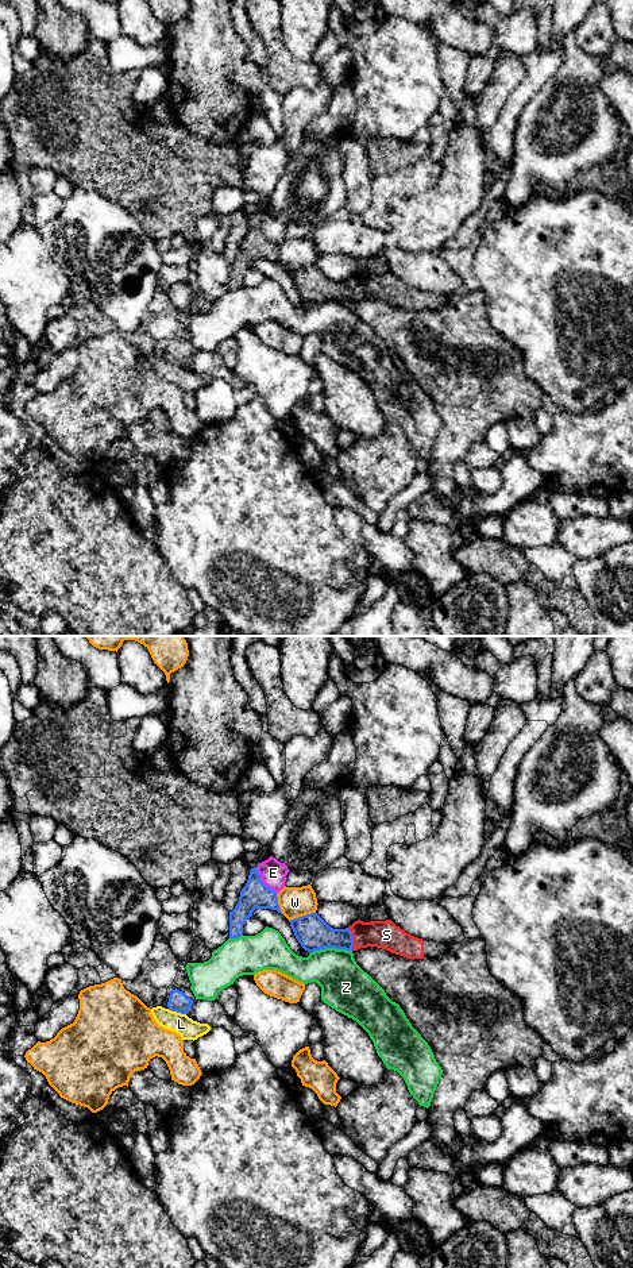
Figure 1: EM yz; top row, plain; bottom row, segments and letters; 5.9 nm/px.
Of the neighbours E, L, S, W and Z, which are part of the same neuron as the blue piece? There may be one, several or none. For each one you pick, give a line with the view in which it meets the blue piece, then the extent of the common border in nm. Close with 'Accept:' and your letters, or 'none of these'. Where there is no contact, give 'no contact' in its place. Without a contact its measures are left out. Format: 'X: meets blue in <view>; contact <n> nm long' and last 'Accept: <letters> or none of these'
S: meets blue in yz; contact 140 nm long
Accept: S

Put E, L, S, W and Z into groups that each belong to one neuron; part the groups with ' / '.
E L / S / W / Z

